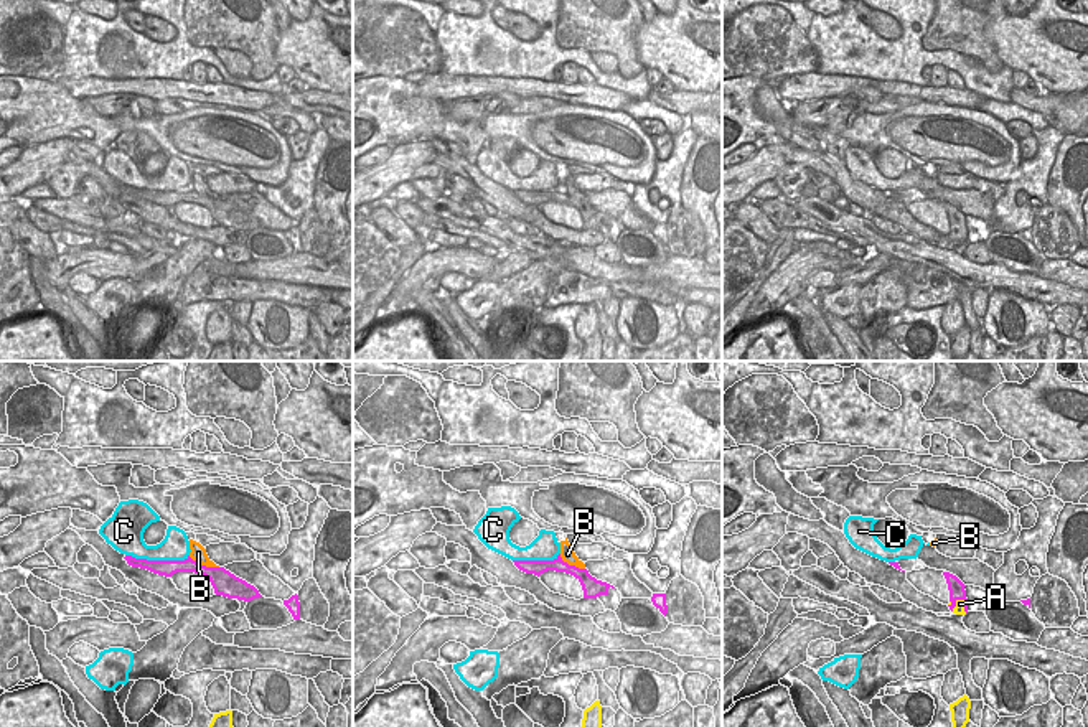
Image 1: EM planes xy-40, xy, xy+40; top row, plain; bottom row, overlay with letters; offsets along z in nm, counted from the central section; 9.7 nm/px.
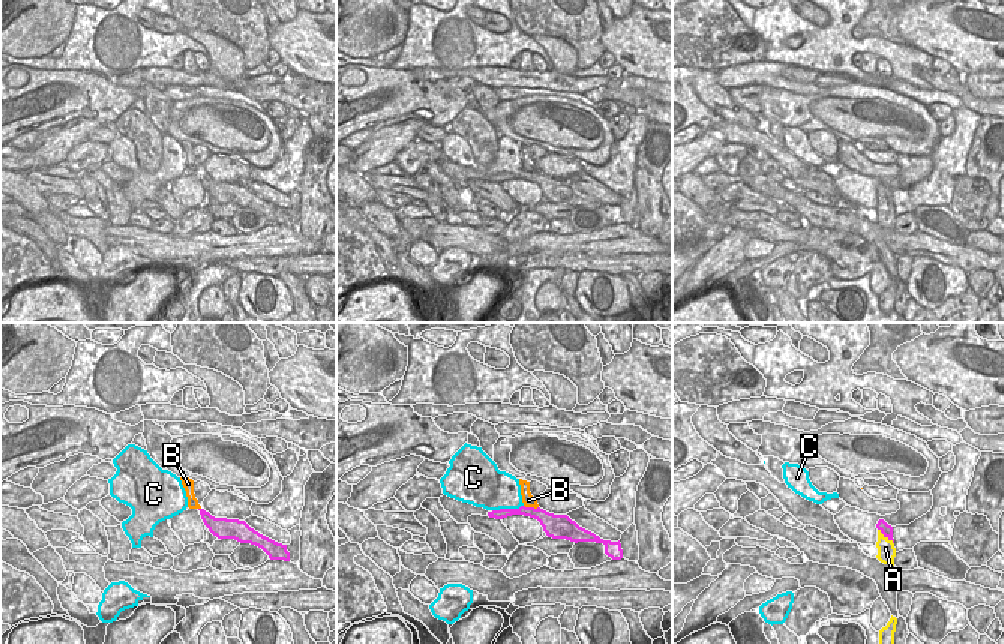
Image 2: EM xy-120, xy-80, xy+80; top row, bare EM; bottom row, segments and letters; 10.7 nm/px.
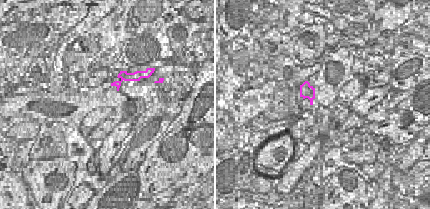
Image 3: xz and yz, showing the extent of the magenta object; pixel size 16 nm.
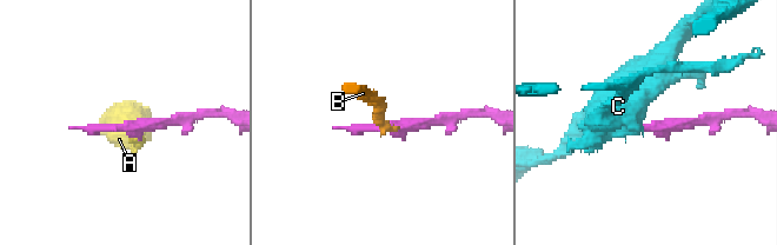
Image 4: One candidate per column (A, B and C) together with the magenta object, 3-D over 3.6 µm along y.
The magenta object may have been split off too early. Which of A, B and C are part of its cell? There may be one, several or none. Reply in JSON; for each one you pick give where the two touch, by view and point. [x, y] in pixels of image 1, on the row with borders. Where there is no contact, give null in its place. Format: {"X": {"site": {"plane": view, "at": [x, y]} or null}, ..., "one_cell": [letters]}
{"one_cell": []}

